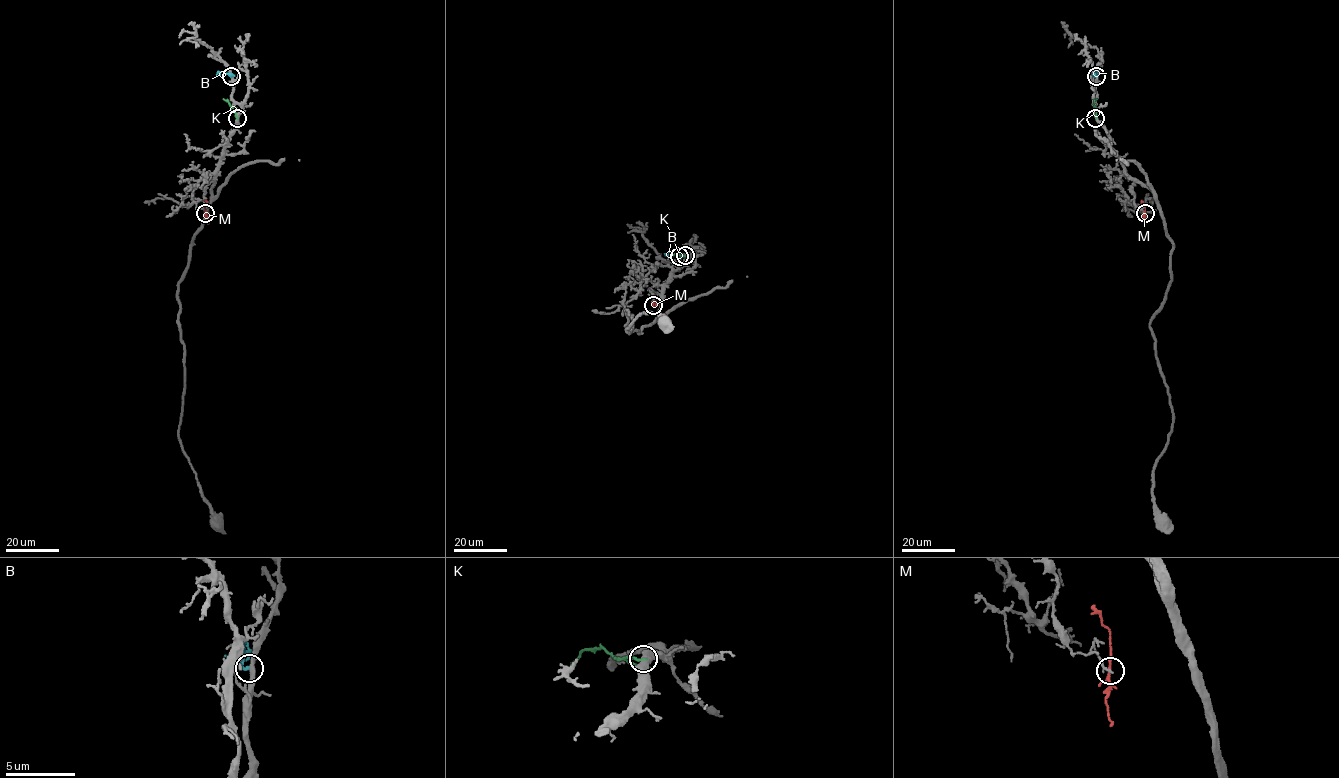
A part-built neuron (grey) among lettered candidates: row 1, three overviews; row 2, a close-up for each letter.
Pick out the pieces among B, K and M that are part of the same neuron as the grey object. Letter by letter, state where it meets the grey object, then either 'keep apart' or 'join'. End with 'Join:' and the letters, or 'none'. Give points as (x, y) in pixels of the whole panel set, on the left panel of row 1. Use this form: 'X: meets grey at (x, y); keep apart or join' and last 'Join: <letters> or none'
B: meets grey at (231, 76); keep apart
K: meets grey at (237, 118); keep apart
M: meets grey at (205, 213); keep apart
Join: none

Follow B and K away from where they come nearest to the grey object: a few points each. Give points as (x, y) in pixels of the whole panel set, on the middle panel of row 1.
B: (679, 256), (664, 253)
K: (685, 255), (674, 253), (671, 257)

